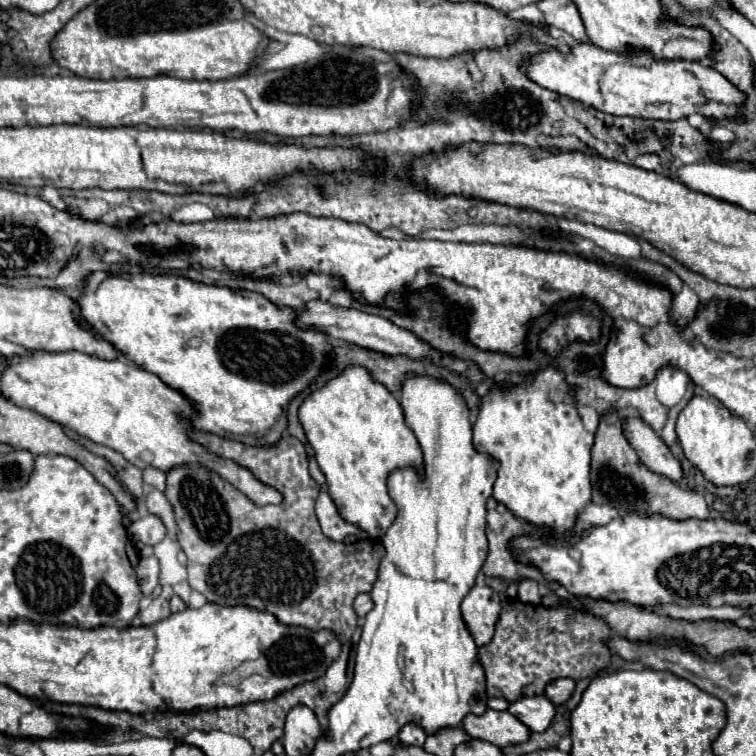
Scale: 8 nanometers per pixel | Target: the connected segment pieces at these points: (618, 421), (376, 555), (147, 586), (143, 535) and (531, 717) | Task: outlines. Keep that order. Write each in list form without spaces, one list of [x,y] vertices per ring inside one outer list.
[[[606,412],[600,416],[600,424],[596,430],[594,446],[592,446],[592,466],[590,466],[590,480],[592,480],[592,502],[594,504],[610,504],[618,510],[638,510],[646,516],[666,516],[672,520],[708,520],[710,508],[698,492],[682,490],[672,484],[668,478],[650,472],[638,458],[636,450],[624,436],[622,416],[614,412]]]
[[[190,430],[188,436],[192,438],[192,442],[202,444],[208,452],[252,470],[252,476],[256,480],[280,490],[282,494],[282,502],[276,506],[256,506],[228,480],[204,466],[184,464],[166,472],[164,494],[176,514],[178,544],[188,556],[190,588],[204,594],[208,602],[220,606],[248,606],[270,612],[278,618],[280,624],[304,626],[310,630],[328,628],[340,638],[342,644],[346,644],[358,626],[358,616],[352,608],[352,602],[358,594],[372,590],[378,576],[380,560],[384,556],[382,542],[356,540],[352,544],[342,544],[332,542],[320,532],[320,524],[314,514],[314,502],[318,498],[320,486],[308,474],[306,448],[298,438],[284,432],[274,446],[246,446],[242,442],[228,440],[216,434],[206,434],[200,430]]]
[[[156,556],[140,558],[136,574],[138,574],[138,584],[142,588],[142,594],[150,596],[158,584],[158,558]]]
[[[146,514],[134,522],[130,522],[128,526],[128,532],[132,534],[132,538],[136,542],[142,542],[142,544],[158,544],[164,536],[166,536],[166,530],[164,530],[164,524],[160,522],[160,518],[156,518],[154,514]]]
[[[532,696],[532,698],[518,698],[516,702],[510,702],[508,712],[516,716],[522,724],[526,724],[532,732],[544,732],[550,726],[556,708],[546,696]]]

